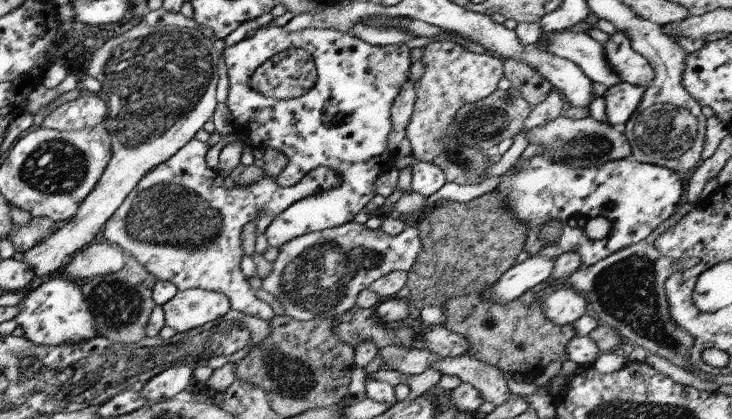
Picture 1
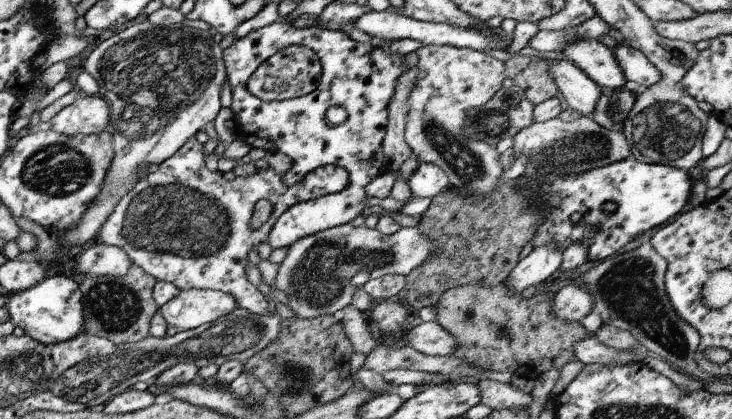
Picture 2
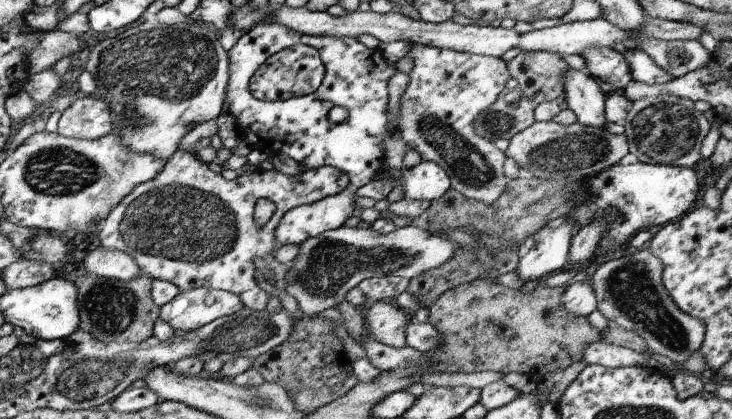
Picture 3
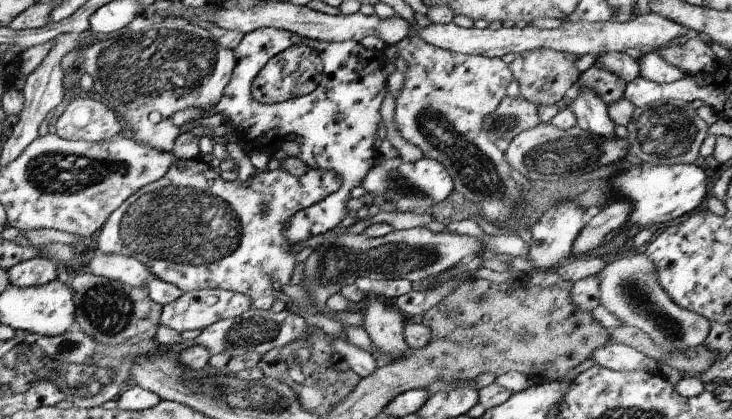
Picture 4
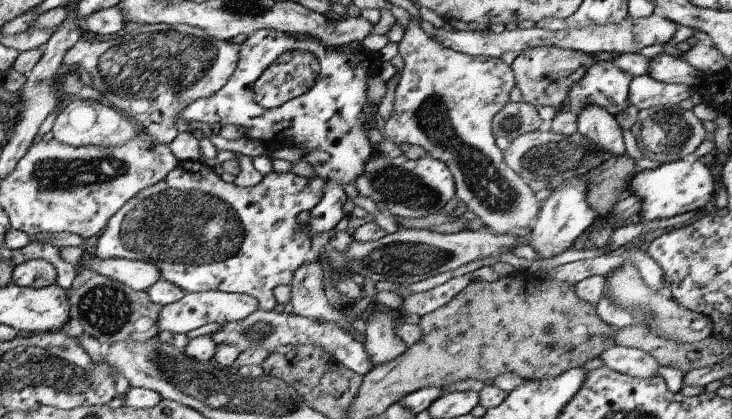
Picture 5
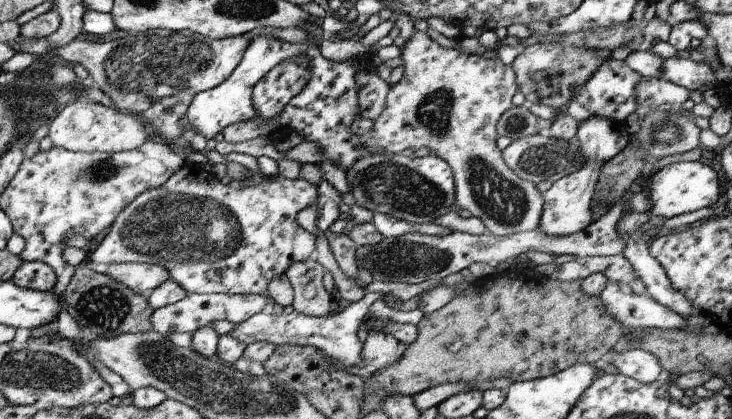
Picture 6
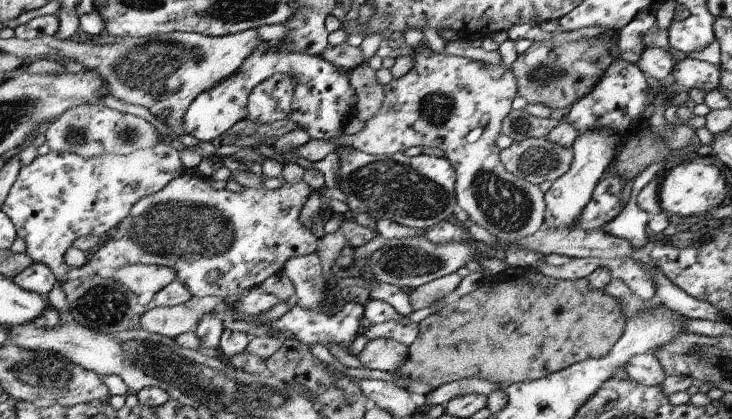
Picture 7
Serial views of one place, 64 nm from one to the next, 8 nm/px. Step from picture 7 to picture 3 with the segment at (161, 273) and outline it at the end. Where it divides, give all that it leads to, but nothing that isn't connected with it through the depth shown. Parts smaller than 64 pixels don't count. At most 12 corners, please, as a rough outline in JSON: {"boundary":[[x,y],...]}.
{"boundary":[[89,250],[82,264],[89,275],[129,282],[143,273],[121,250]]}

